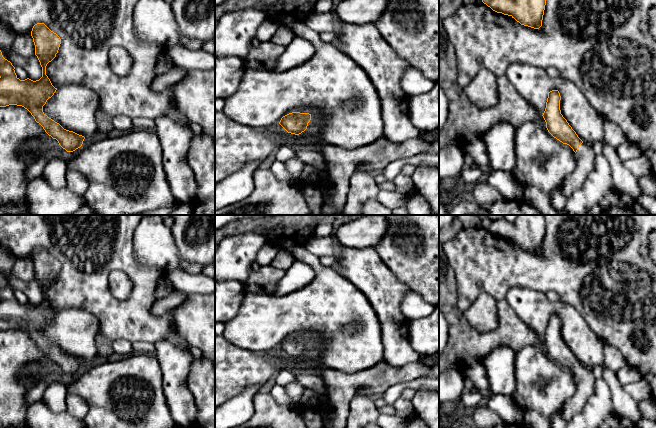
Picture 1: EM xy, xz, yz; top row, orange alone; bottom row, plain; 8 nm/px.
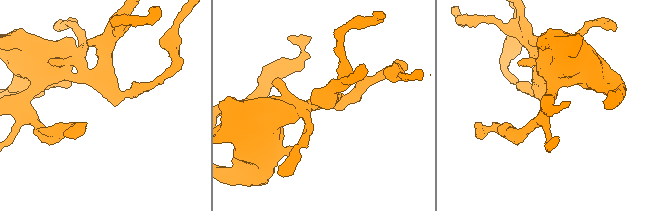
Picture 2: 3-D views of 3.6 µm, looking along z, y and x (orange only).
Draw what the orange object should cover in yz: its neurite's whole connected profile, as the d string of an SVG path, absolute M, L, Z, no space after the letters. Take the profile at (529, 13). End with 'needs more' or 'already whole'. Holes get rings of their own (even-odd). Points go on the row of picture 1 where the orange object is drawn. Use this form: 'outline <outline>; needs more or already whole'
outline M482 0L497 13L511 16L521 25L534 29L542 26L546 0Z; already whole

